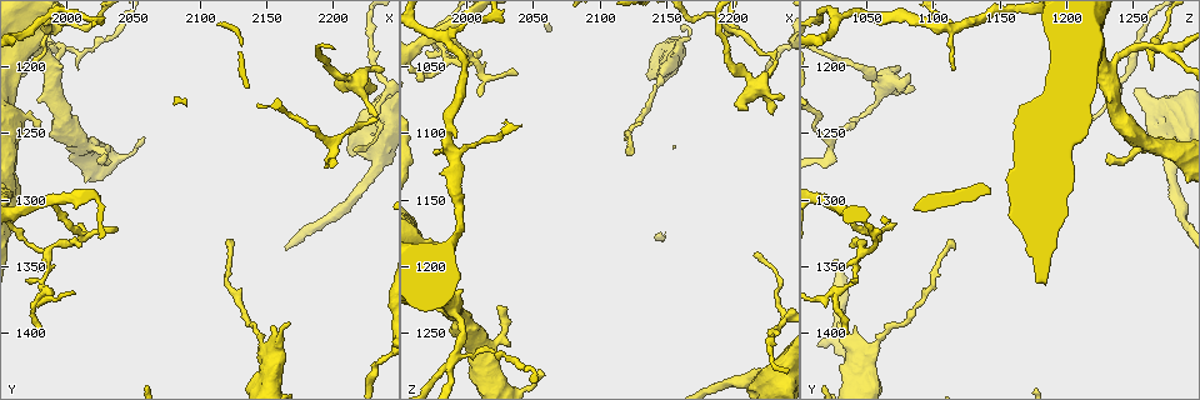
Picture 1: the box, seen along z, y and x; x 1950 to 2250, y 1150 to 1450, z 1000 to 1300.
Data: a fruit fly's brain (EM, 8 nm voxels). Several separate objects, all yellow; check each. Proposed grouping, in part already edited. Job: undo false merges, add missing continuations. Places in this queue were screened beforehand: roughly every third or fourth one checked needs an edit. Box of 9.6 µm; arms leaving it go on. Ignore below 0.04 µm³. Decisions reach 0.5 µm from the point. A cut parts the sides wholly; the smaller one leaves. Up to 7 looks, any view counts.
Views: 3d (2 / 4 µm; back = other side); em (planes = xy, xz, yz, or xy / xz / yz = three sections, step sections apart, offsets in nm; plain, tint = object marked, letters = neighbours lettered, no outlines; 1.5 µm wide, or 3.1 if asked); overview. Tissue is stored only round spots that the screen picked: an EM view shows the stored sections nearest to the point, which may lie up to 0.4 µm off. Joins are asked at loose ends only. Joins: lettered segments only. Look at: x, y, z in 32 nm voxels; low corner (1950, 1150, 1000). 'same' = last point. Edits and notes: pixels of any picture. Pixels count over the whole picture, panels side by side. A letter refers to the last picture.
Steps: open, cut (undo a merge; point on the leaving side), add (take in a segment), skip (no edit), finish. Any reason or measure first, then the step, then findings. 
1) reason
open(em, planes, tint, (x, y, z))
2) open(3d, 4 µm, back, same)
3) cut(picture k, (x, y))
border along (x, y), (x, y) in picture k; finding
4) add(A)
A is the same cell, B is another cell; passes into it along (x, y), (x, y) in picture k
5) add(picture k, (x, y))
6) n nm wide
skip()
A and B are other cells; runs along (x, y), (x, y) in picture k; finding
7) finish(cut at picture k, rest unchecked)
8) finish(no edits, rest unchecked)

free end
open(em, planes, plain, (2058, 1252, 1278))

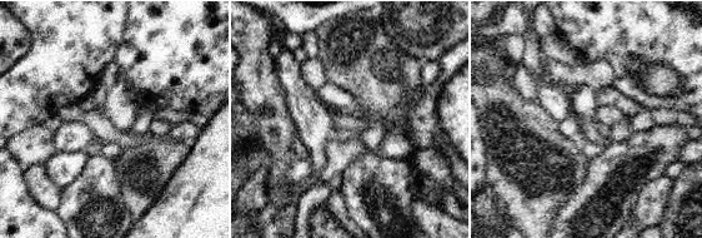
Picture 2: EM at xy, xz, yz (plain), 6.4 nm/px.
open(em, planes, letters, same)

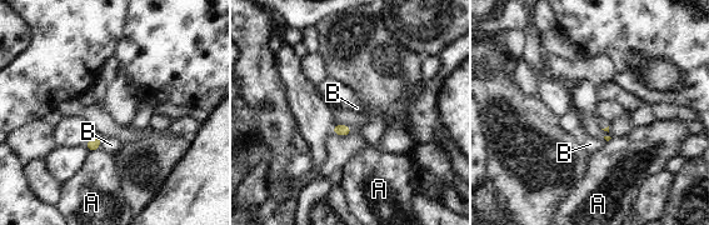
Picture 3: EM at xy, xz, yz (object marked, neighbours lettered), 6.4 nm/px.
skip()
A and B are other cells; border along (103, 139), (98, 149) in picture 3; no lettered segment goes on from it

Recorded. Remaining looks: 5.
sudden change in width
open(3d, 2 µm, (1992, 1184, 1268))

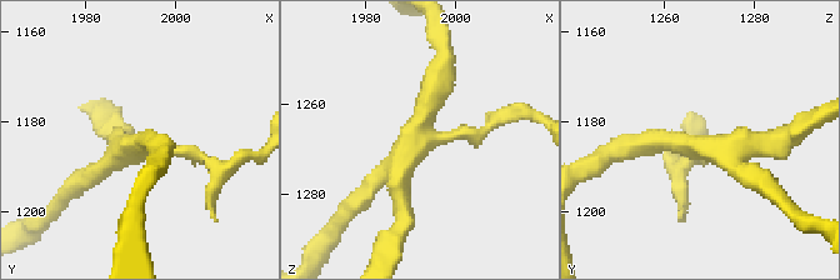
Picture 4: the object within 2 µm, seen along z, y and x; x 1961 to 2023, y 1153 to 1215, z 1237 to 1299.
4 arms; now the EM
open(em, xy, step 8, tint, (1993, 1185, 1266))

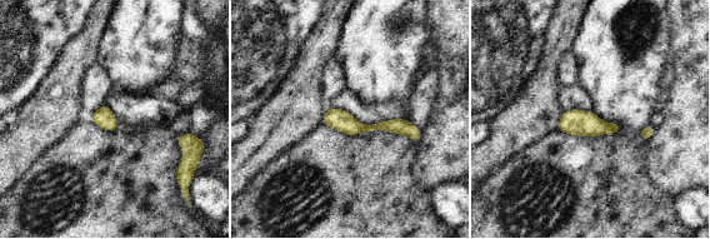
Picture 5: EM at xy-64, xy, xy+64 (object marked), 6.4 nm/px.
open(em, planes, letters, same)

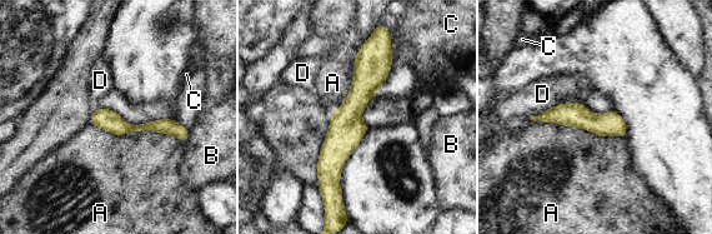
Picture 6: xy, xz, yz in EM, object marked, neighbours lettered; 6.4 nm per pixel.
skip()
A, B, C and D are other cells; one neuron here

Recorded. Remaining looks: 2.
open(em, planes, letters, (2008, 1330, 1040))

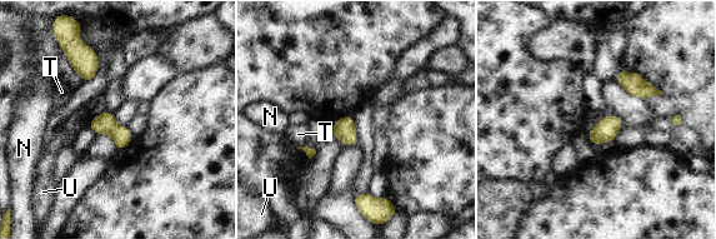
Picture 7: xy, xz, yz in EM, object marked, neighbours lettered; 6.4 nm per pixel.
130 nm wide
skip()
N, T and U are other cells; border along (296, 144), (305, 147) in picture 7; no lettered segment goes on from it

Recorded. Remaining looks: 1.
finish(no edits, rest unchecked)

